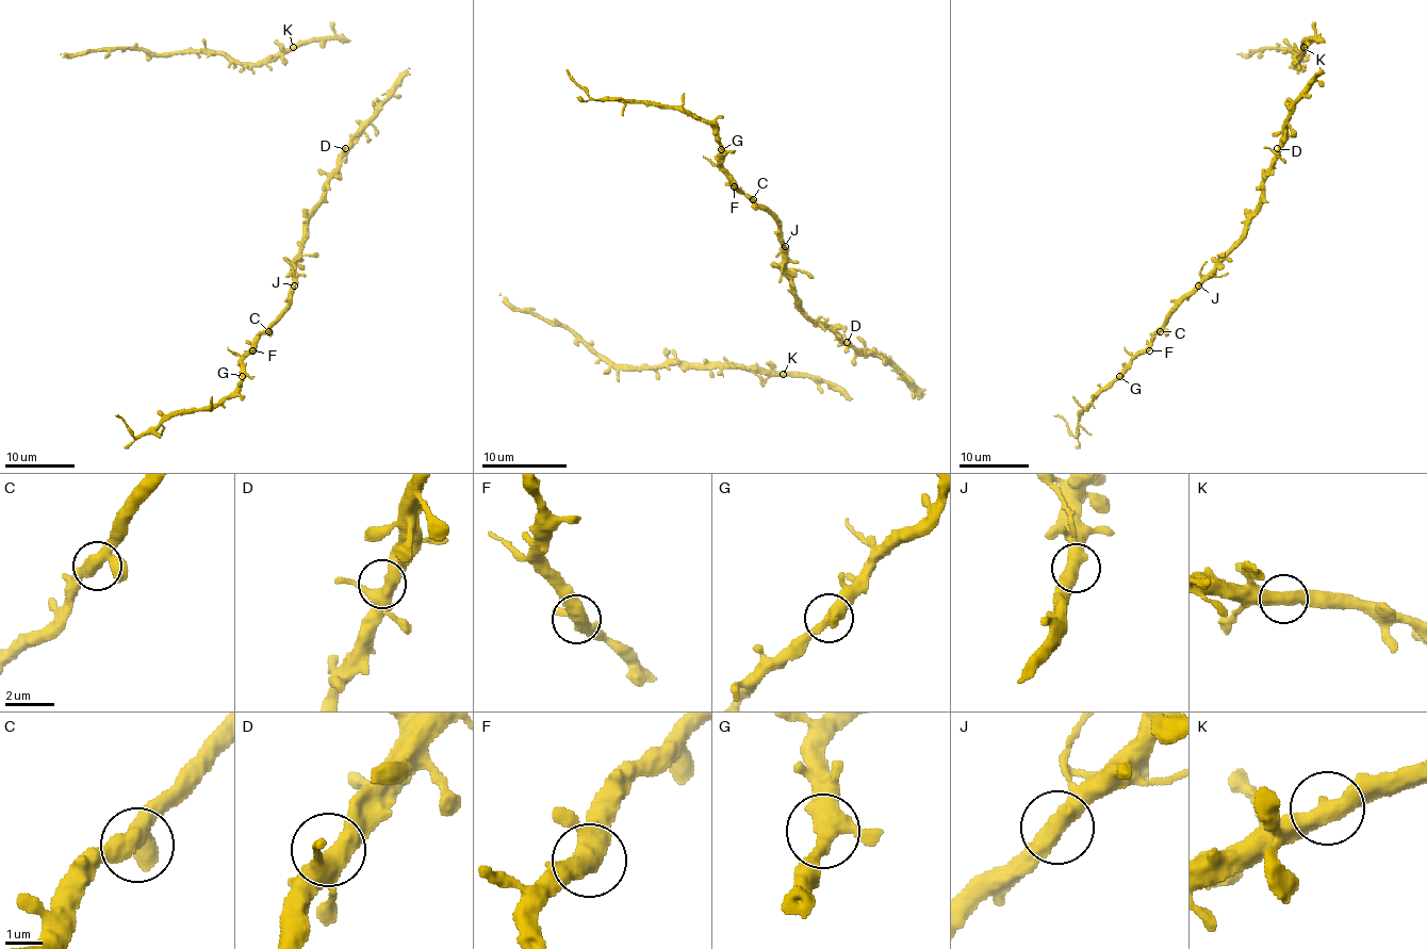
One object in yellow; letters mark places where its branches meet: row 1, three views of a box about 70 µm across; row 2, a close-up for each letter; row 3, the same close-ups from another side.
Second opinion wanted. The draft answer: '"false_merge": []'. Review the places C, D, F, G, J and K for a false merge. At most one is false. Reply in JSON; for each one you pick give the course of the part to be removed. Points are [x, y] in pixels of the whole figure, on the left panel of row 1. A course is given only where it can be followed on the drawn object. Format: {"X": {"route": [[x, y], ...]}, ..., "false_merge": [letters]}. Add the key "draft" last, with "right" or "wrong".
{"false_merge": [], "draft": "right"}

